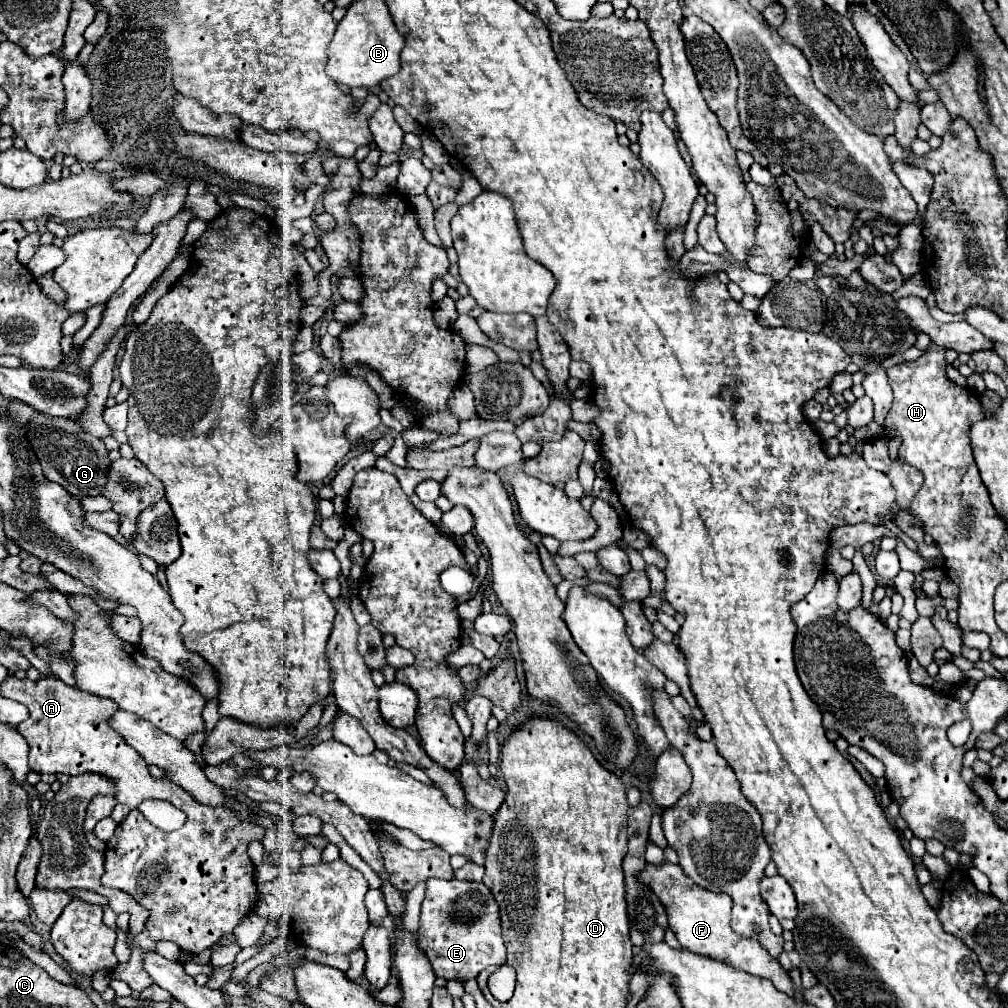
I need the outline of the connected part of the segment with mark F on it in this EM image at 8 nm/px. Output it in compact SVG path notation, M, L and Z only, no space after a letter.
M663 862L659 866L647 864L641 872L637 872L637 880L641 884L649 886L653 890L653 894L661 900L661 904L665 906L665 912L667 912L669 928L675 932L675 936L683 948L687 948L695 954L701 954L701 956L711 956L713 960L721 960L733 968L751 972L753 976L763 976L763 978L771 980L775 984L775 988L779 988L781 992L789 994L791 998L803 1000L803 994L793 990L793 982L791 982L789 974L785 974L783 968L773 958L769 958L769 954L761 946L757 946L757 940L739 938L735 932L731 932L731 926L729 926L731 898L729 896L713 894L709 890L697 888L683 874L681 866L669 864L669 862Z

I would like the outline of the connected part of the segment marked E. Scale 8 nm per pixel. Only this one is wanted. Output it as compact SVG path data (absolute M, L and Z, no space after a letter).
M429 880L421 904L419 946L427 954L437 978L471 980L489 966L505 962L499 906L483 882Z

